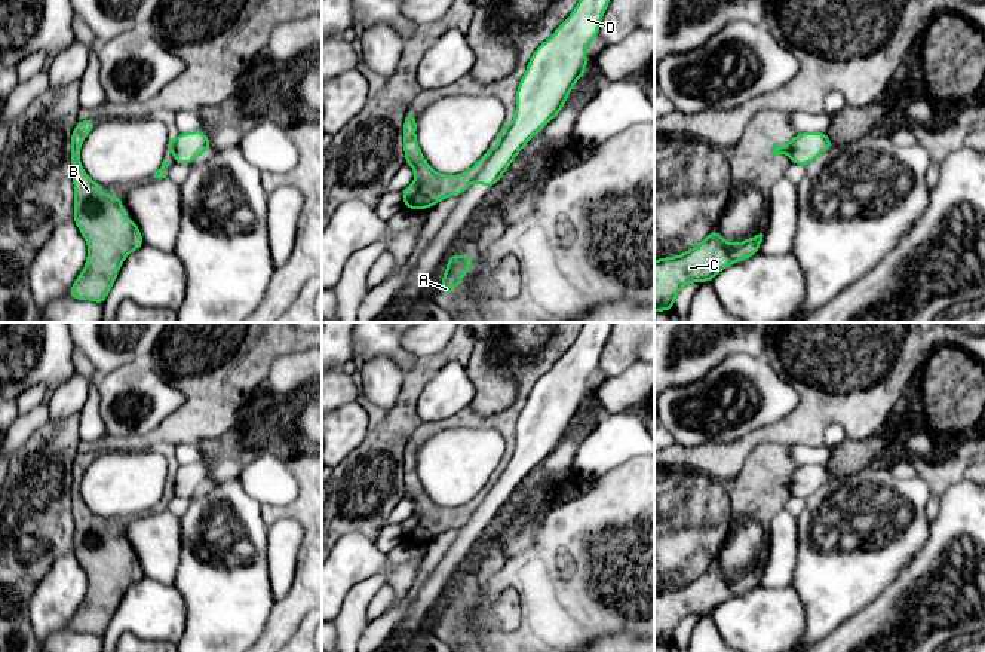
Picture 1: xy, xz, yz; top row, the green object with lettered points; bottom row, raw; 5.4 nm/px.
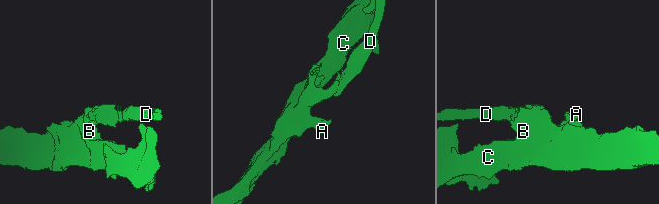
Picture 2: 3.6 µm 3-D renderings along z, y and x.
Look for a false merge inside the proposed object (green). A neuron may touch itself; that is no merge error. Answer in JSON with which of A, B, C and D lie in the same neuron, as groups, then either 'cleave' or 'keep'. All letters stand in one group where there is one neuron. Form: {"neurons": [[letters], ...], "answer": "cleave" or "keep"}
{"neurons": [["A", "B", "C"], ["D"]], "answer": "cleave"}

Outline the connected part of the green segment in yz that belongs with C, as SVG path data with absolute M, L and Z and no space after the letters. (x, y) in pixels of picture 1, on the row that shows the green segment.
M718 230L711 232L700 244L684 254L654 260L654 313L673 310L676 294L690 282L711 282L721 270L758 254L762 233L740 241L727 242Z

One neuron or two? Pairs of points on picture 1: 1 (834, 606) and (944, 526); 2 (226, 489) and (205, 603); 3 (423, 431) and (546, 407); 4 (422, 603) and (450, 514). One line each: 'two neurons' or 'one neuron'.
1: two neurons
2: one neuron
3: two neurons
4: two neurons

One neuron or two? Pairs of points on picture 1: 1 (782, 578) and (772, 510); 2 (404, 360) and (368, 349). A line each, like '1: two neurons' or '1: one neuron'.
1: two neurons
2: one neuron

